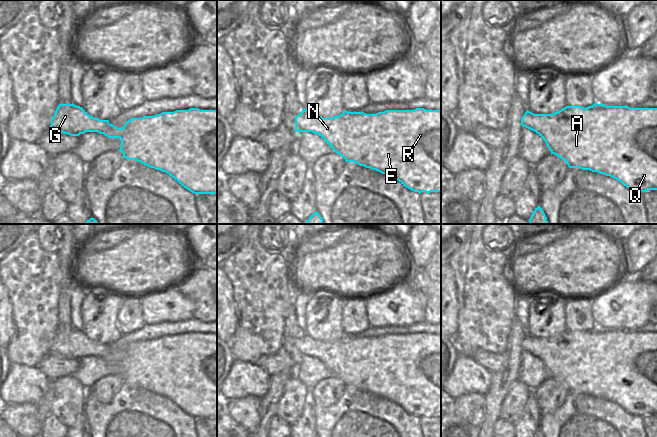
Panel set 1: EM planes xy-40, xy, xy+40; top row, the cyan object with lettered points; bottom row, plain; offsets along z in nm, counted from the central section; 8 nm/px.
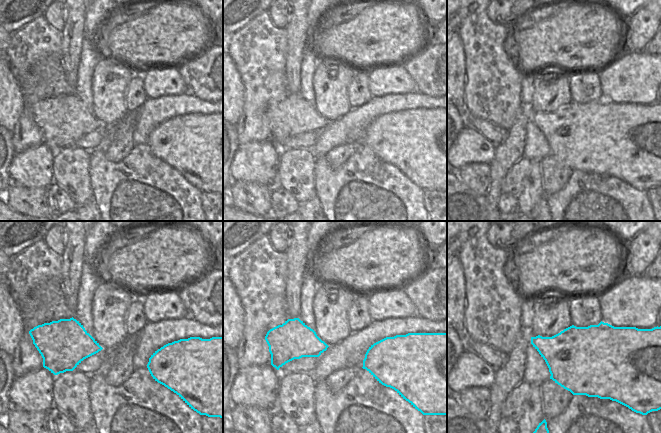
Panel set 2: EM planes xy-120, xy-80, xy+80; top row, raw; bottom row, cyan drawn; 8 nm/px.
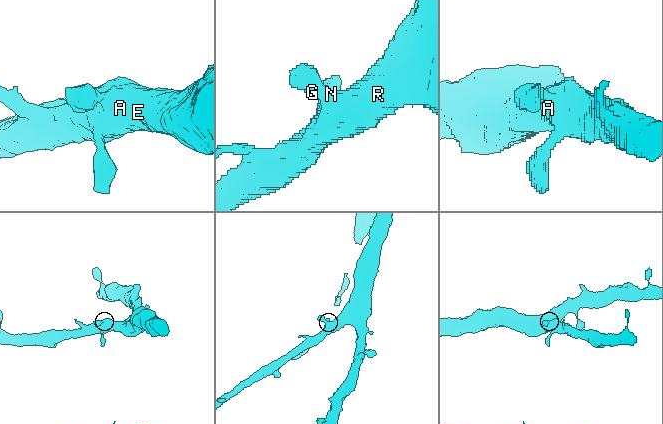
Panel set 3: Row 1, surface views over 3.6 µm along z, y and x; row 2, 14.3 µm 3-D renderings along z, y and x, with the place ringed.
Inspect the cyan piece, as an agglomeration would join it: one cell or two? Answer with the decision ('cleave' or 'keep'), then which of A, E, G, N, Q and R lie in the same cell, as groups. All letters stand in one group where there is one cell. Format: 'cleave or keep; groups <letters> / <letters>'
keep; groups A E G N Q R

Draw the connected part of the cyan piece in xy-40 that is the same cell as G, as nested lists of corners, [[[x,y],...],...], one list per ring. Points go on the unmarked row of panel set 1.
[[[59,328],[49,354],[70,360],[98,356],[108,362],[120,362],[123,382],[136,384],[150,392],[166,396],[194,418],[217,418],[217,334],[176,334],[154,340],[132,342],[122,352],[90,340],[82,331]]]

